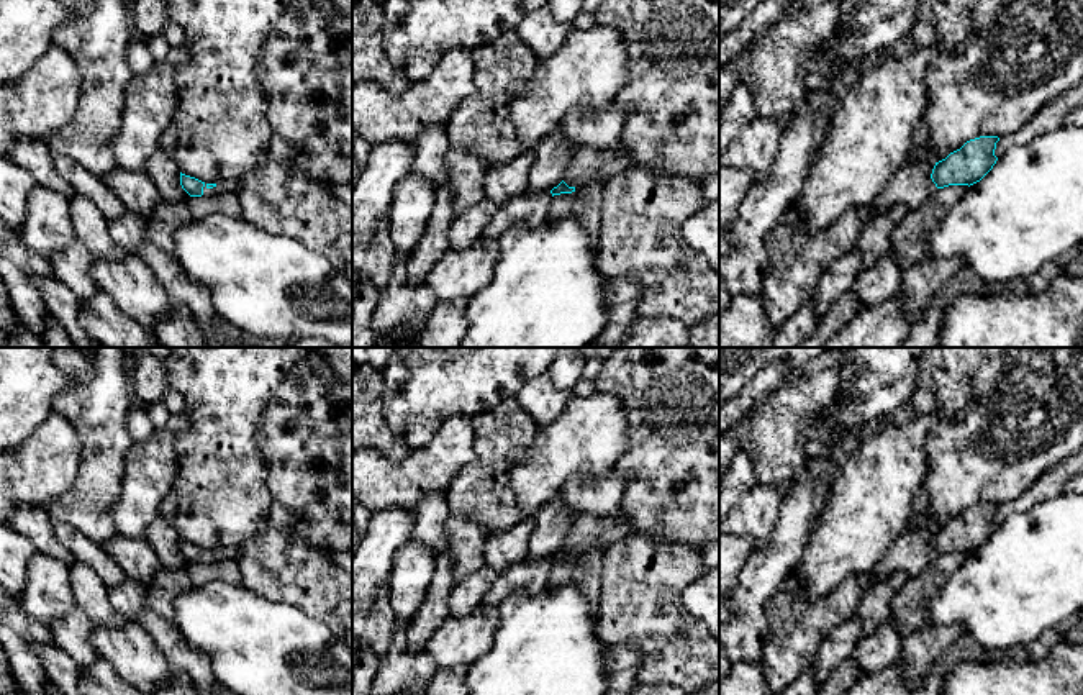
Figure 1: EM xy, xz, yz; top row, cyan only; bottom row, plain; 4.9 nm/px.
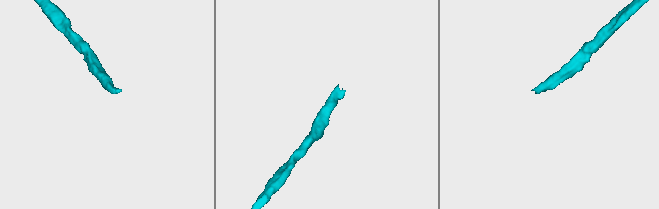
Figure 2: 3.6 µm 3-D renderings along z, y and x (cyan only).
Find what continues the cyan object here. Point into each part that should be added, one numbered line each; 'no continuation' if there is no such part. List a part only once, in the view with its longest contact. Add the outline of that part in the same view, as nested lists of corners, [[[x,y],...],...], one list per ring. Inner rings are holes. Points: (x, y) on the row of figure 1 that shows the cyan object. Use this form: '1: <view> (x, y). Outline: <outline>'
1: xy (233, 187). Outline: [[[206,184],[203,187],[203,195],[202,197],[210,197],[210,195],[216,195],[220,190],[231,190],[238,193],[238,185],[231,184],[231,185],[216,185],[213,189],[208,189]]]

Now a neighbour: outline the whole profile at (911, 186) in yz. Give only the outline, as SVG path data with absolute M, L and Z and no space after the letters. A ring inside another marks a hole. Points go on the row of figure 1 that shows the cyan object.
M934 161L904 166L891 177L883 193L860 211L865 218L872 218L898 203L906 205L909 211L919 208L931 195L937 192L937 187L931 179L934 166Z

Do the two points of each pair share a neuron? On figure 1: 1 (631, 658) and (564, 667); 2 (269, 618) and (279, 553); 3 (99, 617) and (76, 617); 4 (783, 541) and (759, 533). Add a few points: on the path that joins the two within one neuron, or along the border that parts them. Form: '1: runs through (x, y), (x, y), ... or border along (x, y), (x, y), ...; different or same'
1: border along (610, 648), (605, 654), (605, 677); different
2: border along (241, 582), (264, 597), (292, 604), (308, 615); different
3: border along (76, 605), (95, 625); different
4: border along (782, 500), (777, 525), (769, 538), (754, 551); different

